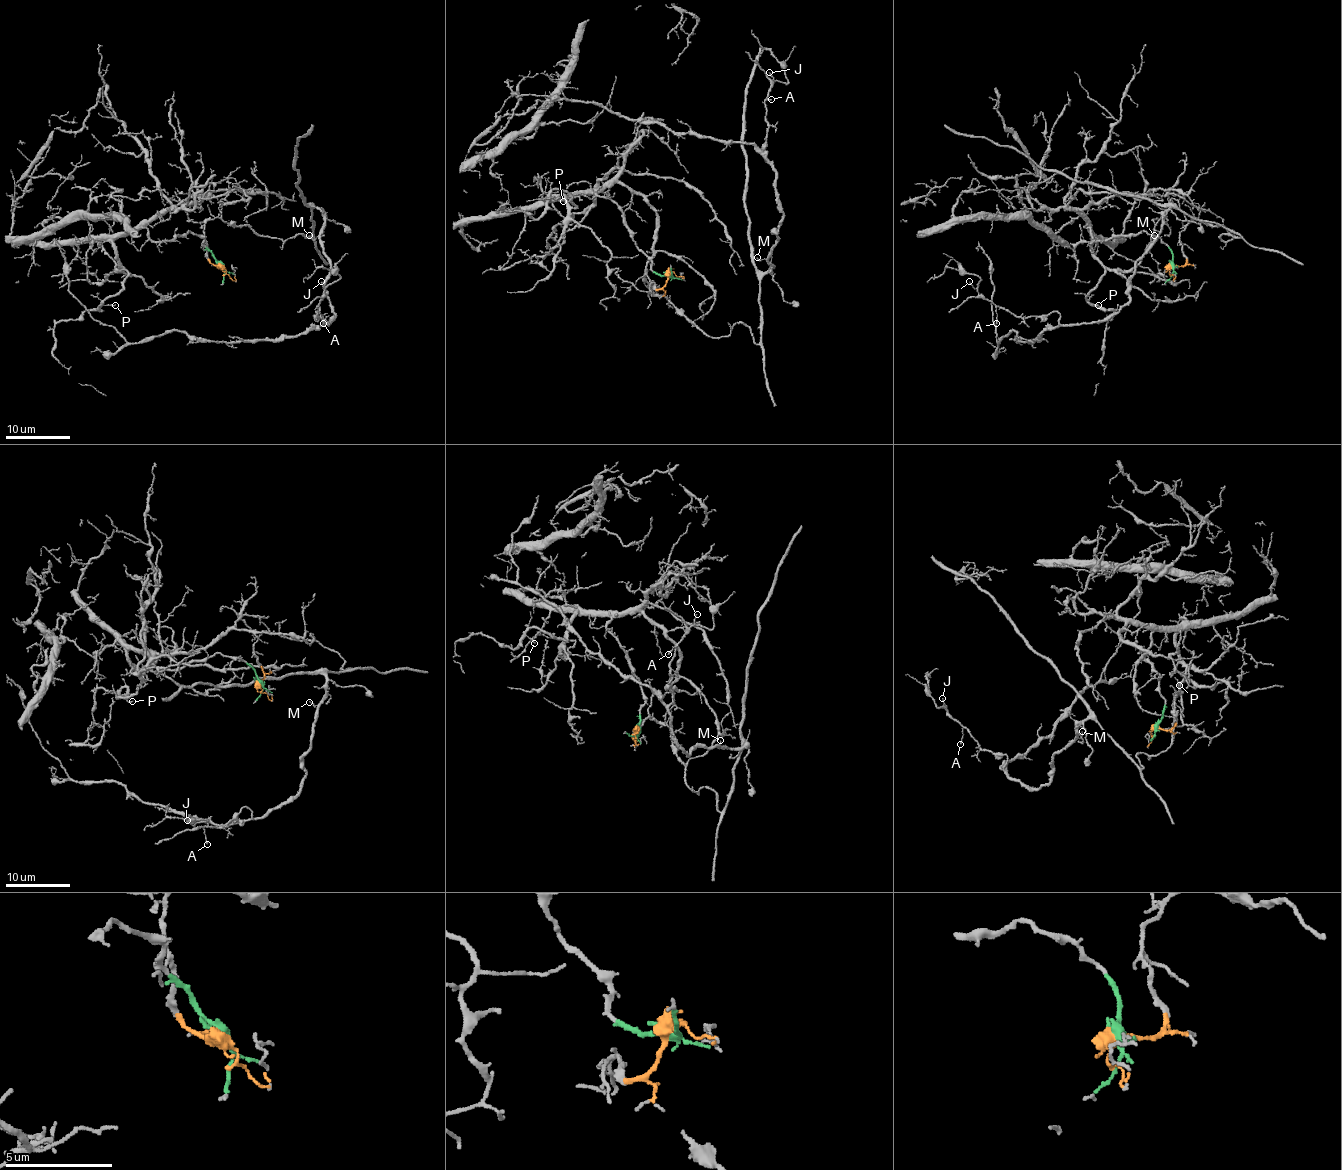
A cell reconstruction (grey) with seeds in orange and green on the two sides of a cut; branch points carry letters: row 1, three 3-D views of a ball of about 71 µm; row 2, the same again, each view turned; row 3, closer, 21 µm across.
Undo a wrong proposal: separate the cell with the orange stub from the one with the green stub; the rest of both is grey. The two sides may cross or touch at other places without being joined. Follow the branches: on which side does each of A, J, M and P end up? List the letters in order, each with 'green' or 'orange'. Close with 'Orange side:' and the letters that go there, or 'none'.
A: orange
J: orange
M: orange
P: green
Orange side: A, J, M

